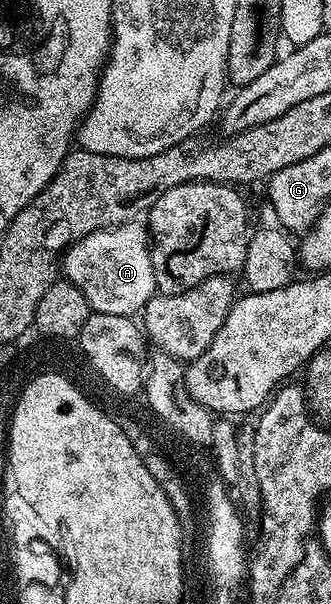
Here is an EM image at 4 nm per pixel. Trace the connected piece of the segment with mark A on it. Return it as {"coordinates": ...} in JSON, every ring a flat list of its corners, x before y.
{"coordinates":[[130,220,121,225,91,232,73,243,63,255,63,274,87,296,89,309,108,314,130,316,144,311,158,293,155,259,147,249,147,226,144,221]]}

